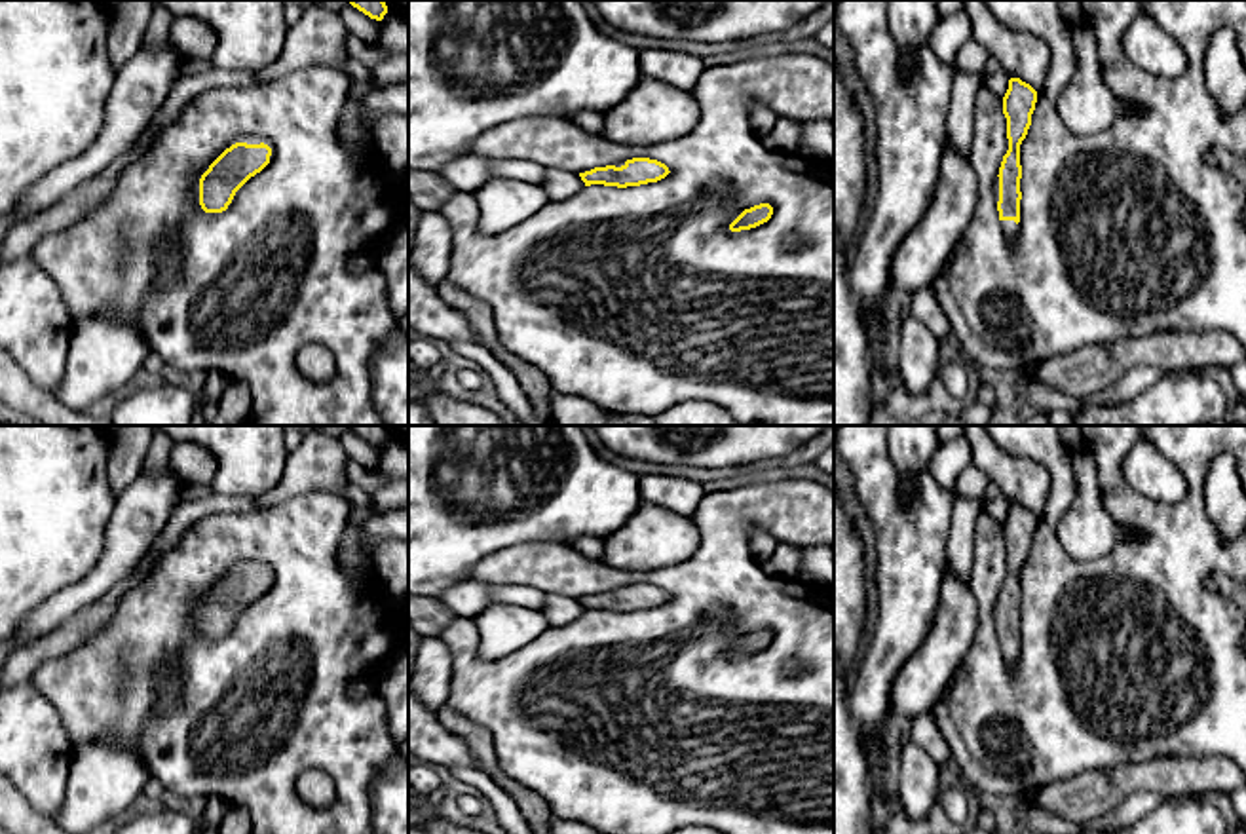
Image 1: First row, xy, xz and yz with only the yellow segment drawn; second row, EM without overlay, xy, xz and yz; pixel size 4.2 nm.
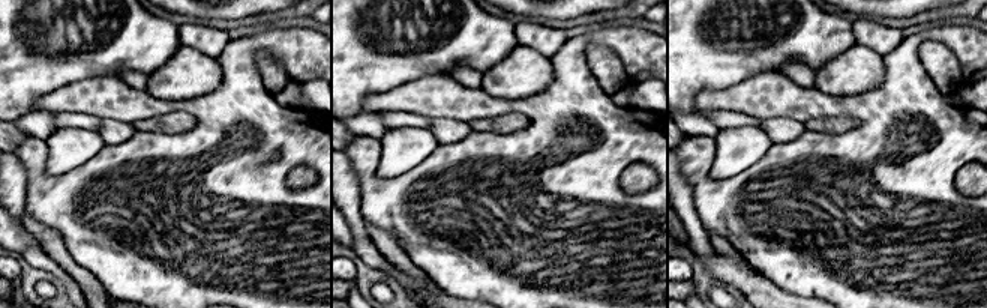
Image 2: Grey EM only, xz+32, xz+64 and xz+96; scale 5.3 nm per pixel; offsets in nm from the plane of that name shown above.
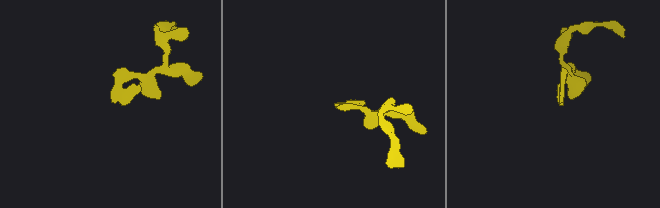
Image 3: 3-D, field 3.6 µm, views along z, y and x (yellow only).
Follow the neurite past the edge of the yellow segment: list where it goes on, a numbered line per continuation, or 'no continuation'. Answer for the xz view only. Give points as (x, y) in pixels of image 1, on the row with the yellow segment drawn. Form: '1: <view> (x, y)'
no continuation

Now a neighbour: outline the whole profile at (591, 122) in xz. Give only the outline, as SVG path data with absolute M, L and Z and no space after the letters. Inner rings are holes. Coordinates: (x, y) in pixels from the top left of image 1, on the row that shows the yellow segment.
M583 110L572 118L583 131L604 135L604 116L593 110Z

